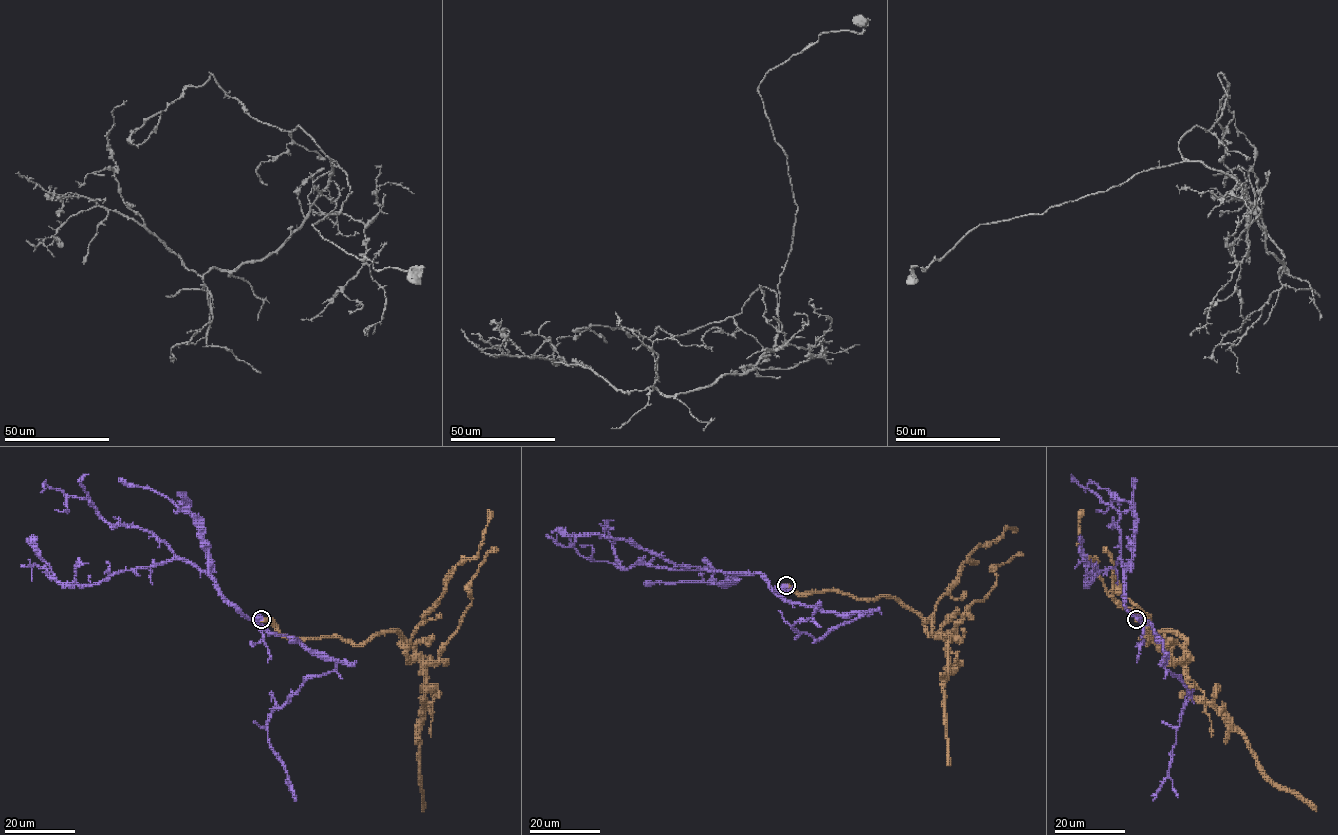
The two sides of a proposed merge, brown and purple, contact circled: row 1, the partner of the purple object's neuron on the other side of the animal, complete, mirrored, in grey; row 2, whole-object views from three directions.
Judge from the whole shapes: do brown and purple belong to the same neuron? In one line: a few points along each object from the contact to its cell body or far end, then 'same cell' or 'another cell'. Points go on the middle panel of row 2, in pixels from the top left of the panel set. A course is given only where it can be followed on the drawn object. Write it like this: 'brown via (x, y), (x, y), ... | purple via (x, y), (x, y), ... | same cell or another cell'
brown via (786, 585), (799, 594), (890, 596), (938, 635), (935, 606), (959, 568), (977, 545), (1012, 530) | purple via (786, 586), (782, 598), (760, 574), (686, 567), (664, 560), (618, 538), (568, 534), (563, 529), (556, 529) | another cell

